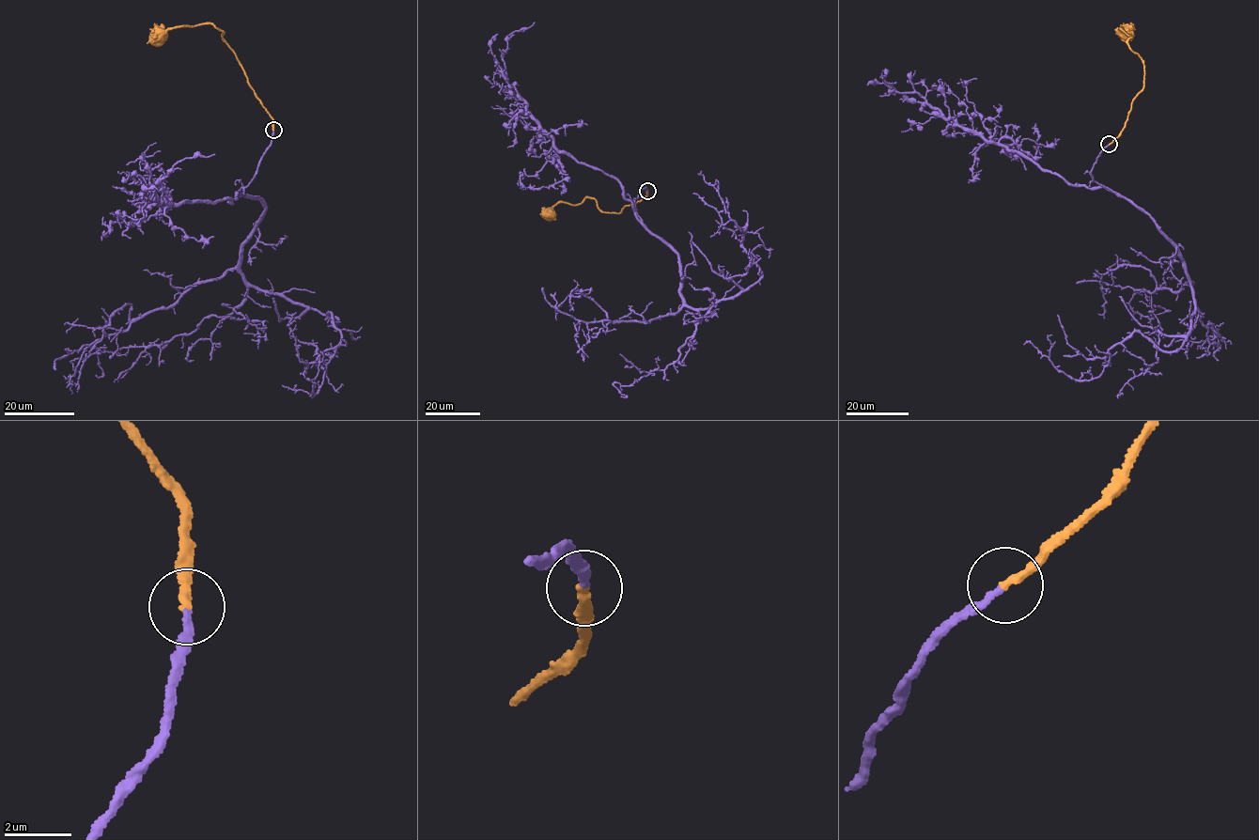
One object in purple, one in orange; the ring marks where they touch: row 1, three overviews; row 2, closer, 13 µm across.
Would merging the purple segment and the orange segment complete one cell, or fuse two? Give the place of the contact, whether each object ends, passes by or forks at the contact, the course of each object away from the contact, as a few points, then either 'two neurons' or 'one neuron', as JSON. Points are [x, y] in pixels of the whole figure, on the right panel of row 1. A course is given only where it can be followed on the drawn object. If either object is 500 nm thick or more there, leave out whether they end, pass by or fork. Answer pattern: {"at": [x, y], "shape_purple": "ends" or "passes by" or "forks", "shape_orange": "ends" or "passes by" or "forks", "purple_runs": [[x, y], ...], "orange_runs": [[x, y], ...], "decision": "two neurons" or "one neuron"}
{"at": [1109, 144], "shape_purple": "ends", "shape_orange": "ends", "purple_runs": [[1109, 144], [1092, 178], [1176, 250], [1189, 333], [1168, 352], [1134, 332], [1089, 380], [1056, 368], [1051, 334]], "orange_runs": [[1110, 144], [1119, 134], [1143, 85], [1143, 60], [1130, 50], [1131, 37], [1120, 29], [1128, 28], [1126, 32]], "decision": "one neuron"}

